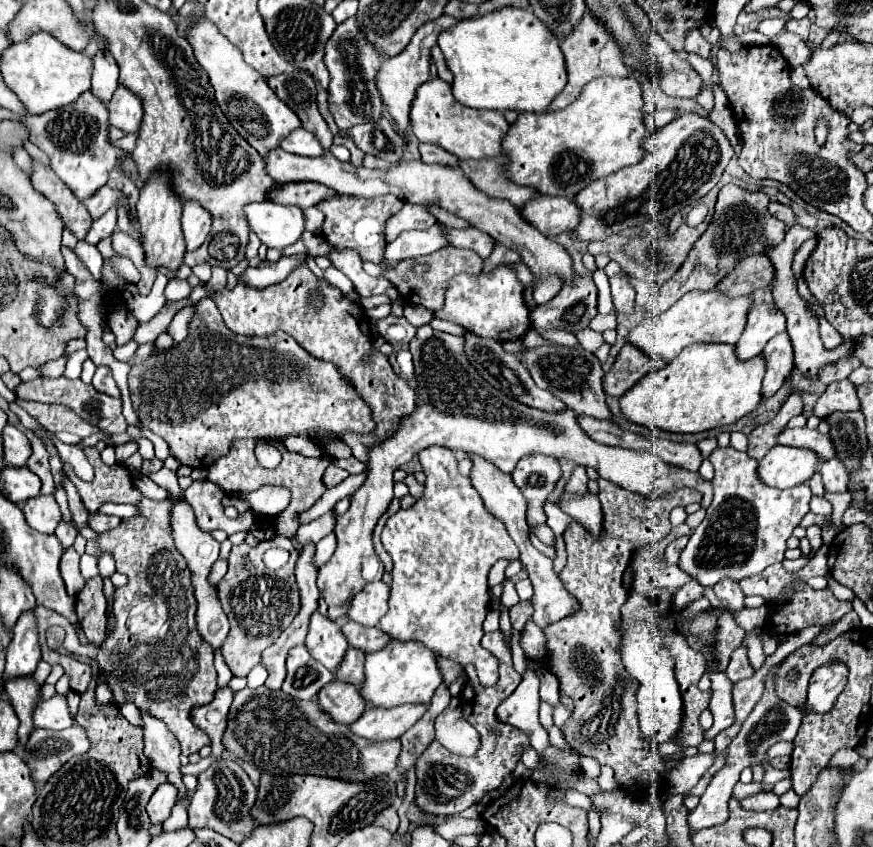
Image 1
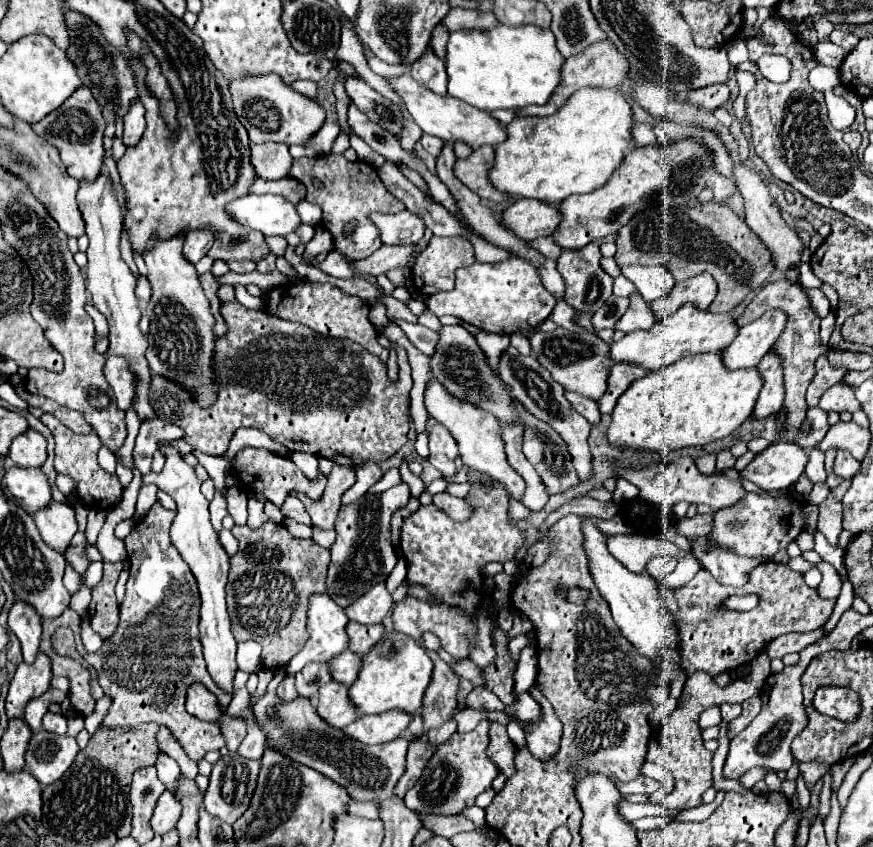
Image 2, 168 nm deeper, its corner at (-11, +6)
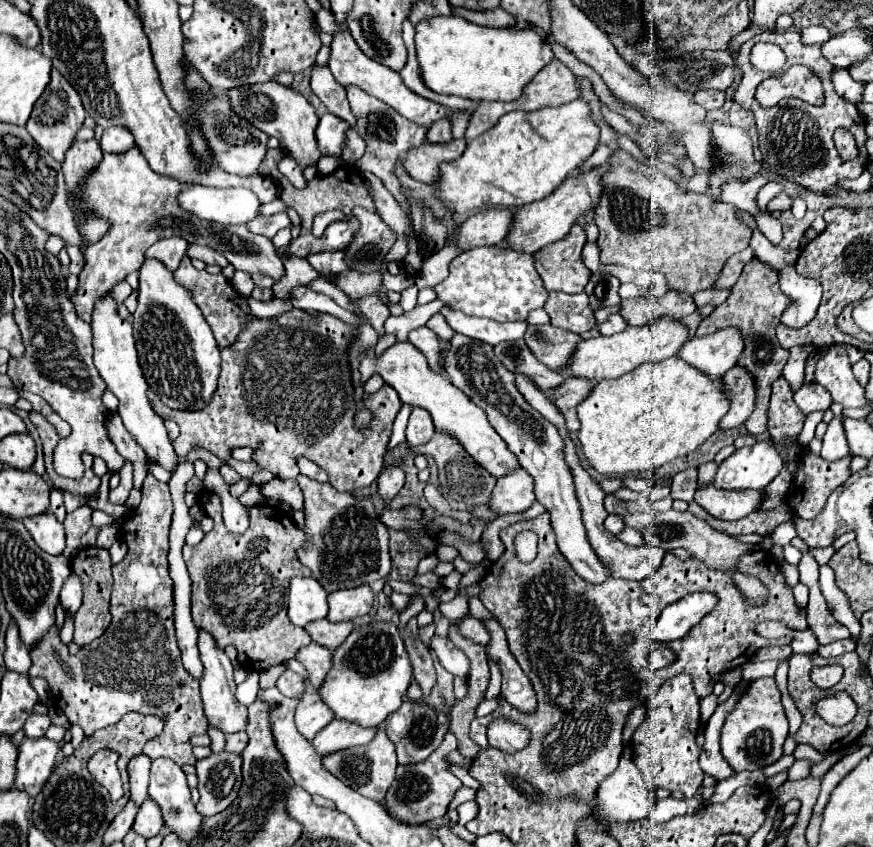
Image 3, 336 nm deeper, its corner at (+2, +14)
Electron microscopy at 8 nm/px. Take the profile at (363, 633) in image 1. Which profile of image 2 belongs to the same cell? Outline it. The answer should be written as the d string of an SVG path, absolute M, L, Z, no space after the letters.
M348 622L346 634L348 634L348 650L356 654L366 654L384 636L384 626L382 624L362 626L358 622Z

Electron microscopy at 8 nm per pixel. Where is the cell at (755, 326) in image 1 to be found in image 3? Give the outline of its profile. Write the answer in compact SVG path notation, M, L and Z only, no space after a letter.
M723 328L715 334L691 338L683 348L681 356L701 372L721 378L729 368L733 368L745 350L743 334L739 328Z

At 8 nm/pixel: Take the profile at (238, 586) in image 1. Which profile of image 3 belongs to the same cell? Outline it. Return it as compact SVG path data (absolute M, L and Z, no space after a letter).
M205 492L201 494L203 508L207 516L215 520L215 526L209 534L203 536L203 540L197 546L183 546L183 560L189 568L191 580L193 580L193 620L197 628L205 628L211 632L217 640L217 646L225 648L227 644L233 644L239 652L239 662L247 670L261 672L269 666L283 664L299 652L305 644L311 642L311 636L299 628L293 626L287 618L287 596L289 596L289 580L293 576L311 576L309 568L303 566L297 560L297 550L305 544L305 534L293 524L293 520L283 512L281 508L271 506L253 506L249 508L251 524L247 532L233 534L225 528L219 500L217 496Z

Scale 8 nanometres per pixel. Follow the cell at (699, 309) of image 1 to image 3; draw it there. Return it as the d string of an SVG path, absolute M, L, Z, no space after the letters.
M661 316L661 320L655 320L653 324L635 326L635 328L629 326L627 330L613 336L581 340L581 344L577 344L577 352L573 354L571 368L565 370L563 374L595 378L595 380L619 378L645 362L661 362L665 358L671 358L683 348L685 342L689 342L689 328L683 322L675 320L673 316Z

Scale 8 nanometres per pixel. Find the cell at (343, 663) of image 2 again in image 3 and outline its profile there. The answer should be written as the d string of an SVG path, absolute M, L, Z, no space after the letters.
M311 642L309 646L301 648L301 652L297 652L297 660L307 668L311 686L321 688L321 684L325 682L325 676L333 666L333 652L325 646Z

